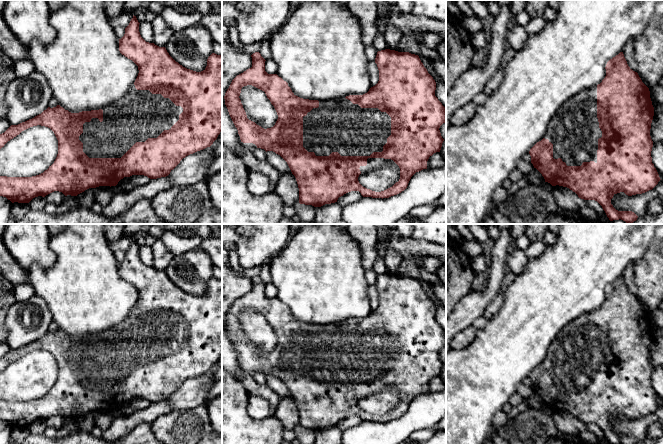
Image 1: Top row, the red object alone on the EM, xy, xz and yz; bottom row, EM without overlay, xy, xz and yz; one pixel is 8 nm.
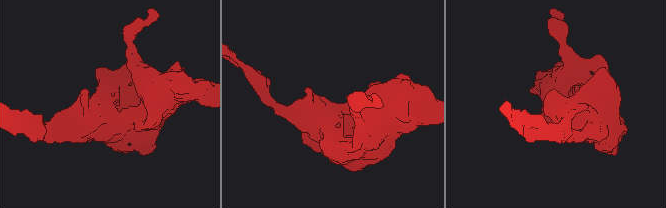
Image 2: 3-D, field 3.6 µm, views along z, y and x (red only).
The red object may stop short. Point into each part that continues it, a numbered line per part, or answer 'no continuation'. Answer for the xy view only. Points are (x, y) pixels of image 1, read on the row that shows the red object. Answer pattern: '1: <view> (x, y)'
1: xy (139, 115)

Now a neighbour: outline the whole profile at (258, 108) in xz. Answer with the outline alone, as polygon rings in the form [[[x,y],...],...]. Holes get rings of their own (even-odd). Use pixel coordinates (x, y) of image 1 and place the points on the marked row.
[[[247,85],[242,87],[239,98],[249,120],[264,129],[275,125],[278,115],[264,91]]]

